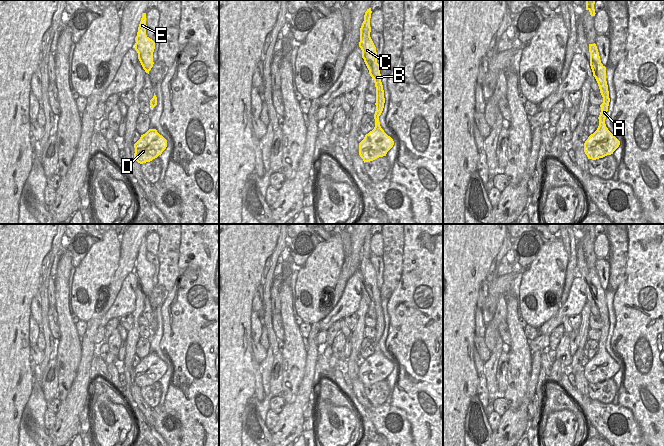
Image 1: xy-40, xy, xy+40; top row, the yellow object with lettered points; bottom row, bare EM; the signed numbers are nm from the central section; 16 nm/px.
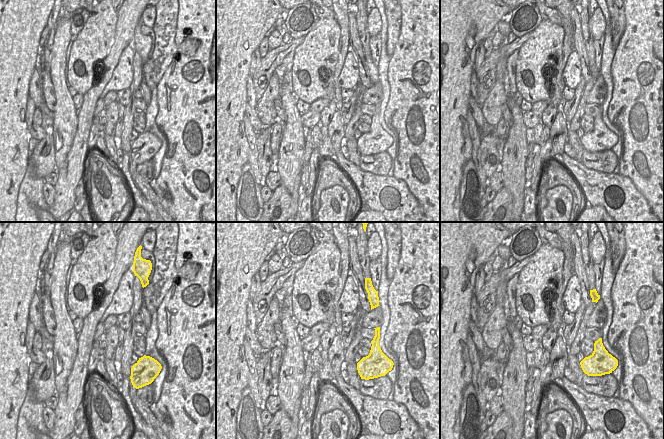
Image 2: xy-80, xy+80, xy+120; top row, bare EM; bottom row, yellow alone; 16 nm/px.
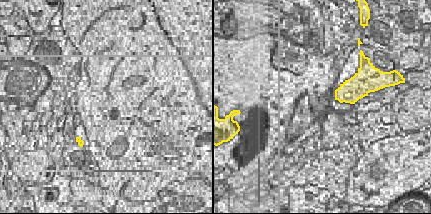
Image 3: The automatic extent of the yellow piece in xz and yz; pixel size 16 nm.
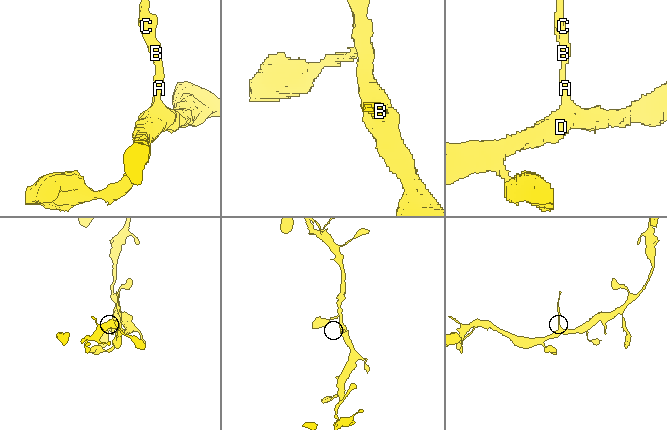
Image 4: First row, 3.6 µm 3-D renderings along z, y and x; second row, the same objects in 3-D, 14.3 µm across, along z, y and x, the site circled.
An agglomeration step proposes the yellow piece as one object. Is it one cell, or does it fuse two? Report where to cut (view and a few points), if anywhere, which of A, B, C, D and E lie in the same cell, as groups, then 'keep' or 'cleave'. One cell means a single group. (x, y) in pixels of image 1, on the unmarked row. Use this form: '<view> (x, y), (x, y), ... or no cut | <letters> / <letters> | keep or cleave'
xy+40 (599, 340), (603, 343), (605, 342) | A B C E / D | cleave

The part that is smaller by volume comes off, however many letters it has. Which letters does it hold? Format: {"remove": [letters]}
{"remove": ["A", "B", "C", "E"]}

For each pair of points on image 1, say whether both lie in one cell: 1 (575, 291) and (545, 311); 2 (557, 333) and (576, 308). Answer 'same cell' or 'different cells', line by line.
1: different cells
2: different cells

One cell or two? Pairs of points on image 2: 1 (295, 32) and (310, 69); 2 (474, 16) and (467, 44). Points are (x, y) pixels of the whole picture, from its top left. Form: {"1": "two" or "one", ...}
{"1": "two", "2": "one"}

